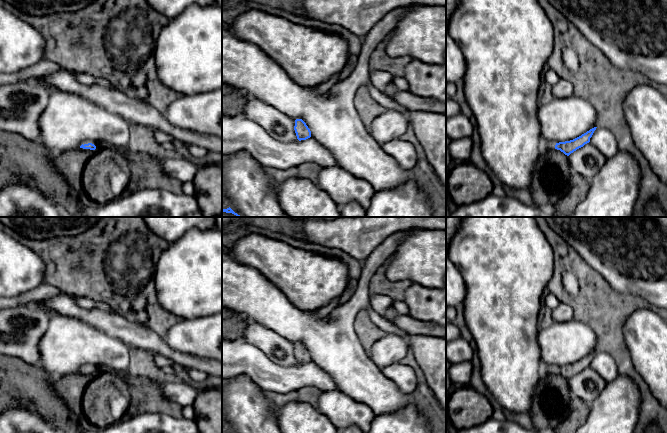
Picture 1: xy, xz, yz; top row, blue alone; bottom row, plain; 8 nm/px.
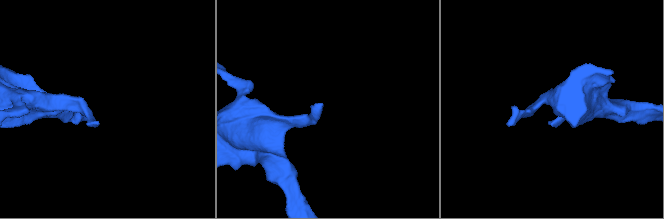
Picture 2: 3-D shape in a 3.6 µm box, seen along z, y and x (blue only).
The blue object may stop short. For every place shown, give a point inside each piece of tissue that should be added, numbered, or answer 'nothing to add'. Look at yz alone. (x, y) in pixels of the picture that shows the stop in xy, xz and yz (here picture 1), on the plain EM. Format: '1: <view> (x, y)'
1: yz (546, 369)

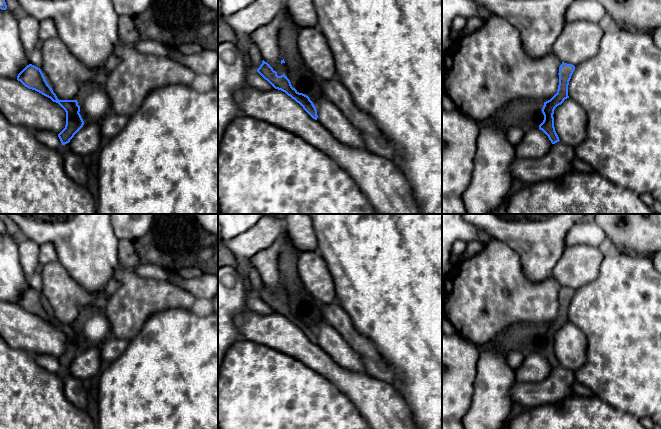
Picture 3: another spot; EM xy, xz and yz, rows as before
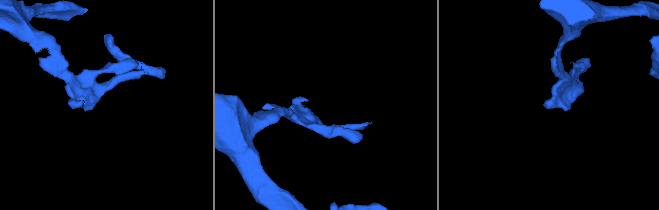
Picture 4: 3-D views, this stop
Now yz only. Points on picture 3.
nothing to add

